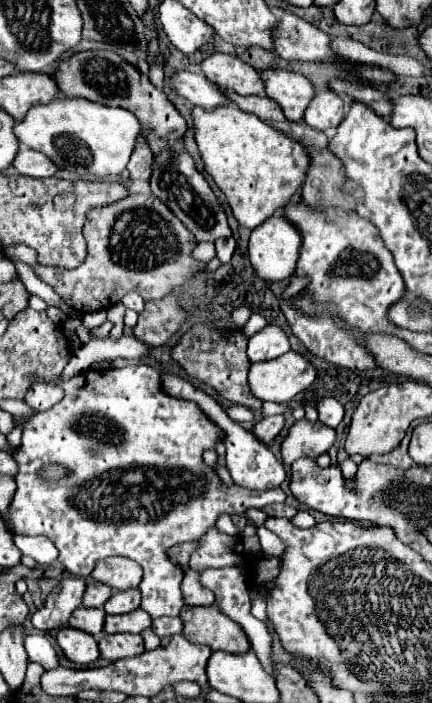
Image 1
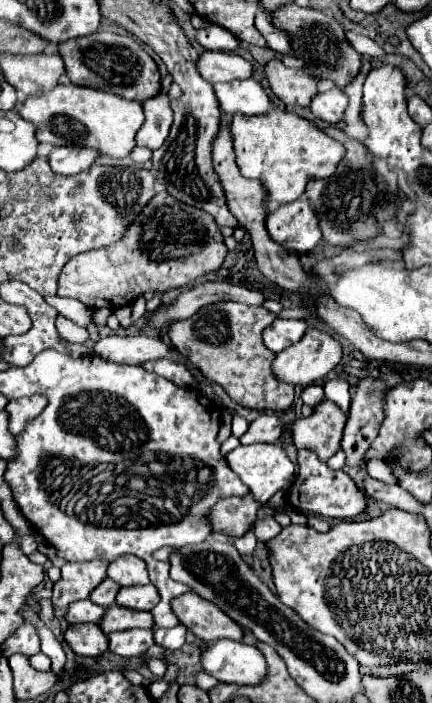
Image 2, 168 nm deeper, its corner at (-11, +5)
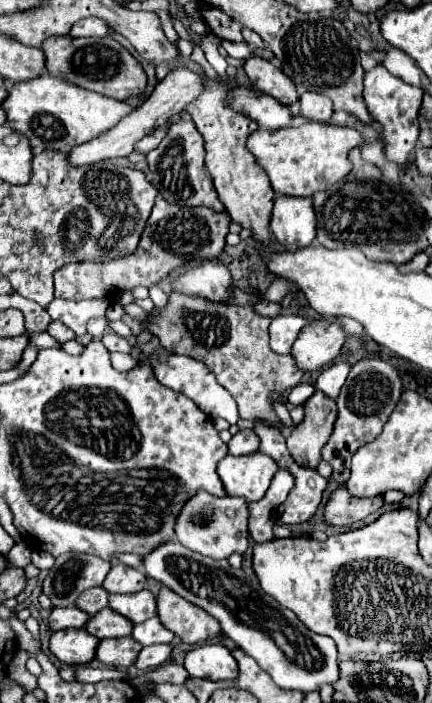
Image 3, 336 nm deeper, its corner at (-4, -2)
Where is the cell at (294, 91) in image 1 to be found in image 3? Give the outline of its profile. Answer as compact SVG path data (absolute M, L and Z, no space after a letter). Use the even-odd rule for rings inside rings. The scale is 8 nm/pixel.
M249 57L245 61L245 73L259 91L277 97L283 105L291 105L299 99L295 83L263 57Z

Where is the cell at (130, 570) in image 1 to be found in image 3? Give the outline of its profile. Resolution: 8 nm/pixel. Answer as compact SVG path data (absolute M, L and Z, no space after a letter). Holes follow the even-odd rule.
M113 565L103 589L107 593L137 593L145 587L145 575L139 569L127 567L127 565Z

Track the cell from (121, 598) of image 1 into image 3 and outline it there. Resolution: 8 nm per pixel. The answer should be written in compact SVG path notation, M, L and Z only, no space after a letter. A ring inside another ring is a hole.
M147 589L131 595L109 595L109 607L127 617L131 623L141 623L157 615L155 597Z

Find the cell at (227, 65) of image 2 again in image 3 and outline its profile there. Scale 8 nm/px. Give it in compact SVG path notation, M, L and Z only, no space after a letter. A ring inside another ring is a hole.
M175 67L173 71L167 73L167 77L163 81L157 83L153 93L131 115L123 117L113 129L103 133L99 139L83 143L81 147L73 147L73 151L69 151L69 155L67 155L69 165L83 167L83 165L93 165L97 161L105 161L105 159L113 159L113 157L127 157L133 151L135 141L139 141L143 135L151 133L155 127L165 125L165 121L171 115L181 113L191 103L191 99L197 99L197 95L201 95L201 89L205 89L205 75L201 75L189 67Z

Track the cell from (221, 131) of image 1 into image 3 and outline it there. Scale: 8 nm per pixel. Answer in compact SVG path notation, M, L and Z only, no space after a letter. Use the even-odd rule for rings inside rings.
M309 121L299 127L289 125L277 131L257 129L249 135L247 149L249 153L253 153L255 163L263 167L263 171L269 175L271 187L277 195L311 197L317 191L329 189L333 183L341 181L351 171L347 153L349 149L359 147L361 143L361 133L351 127Z

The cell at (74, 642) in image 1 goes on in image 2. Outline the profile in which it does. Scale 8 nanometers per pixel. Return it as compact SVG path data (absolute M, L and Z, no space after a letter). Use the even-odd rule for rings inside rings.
M72 624L64 632L64 640L80 656L98 658L108 650L108 636L98 624Z

